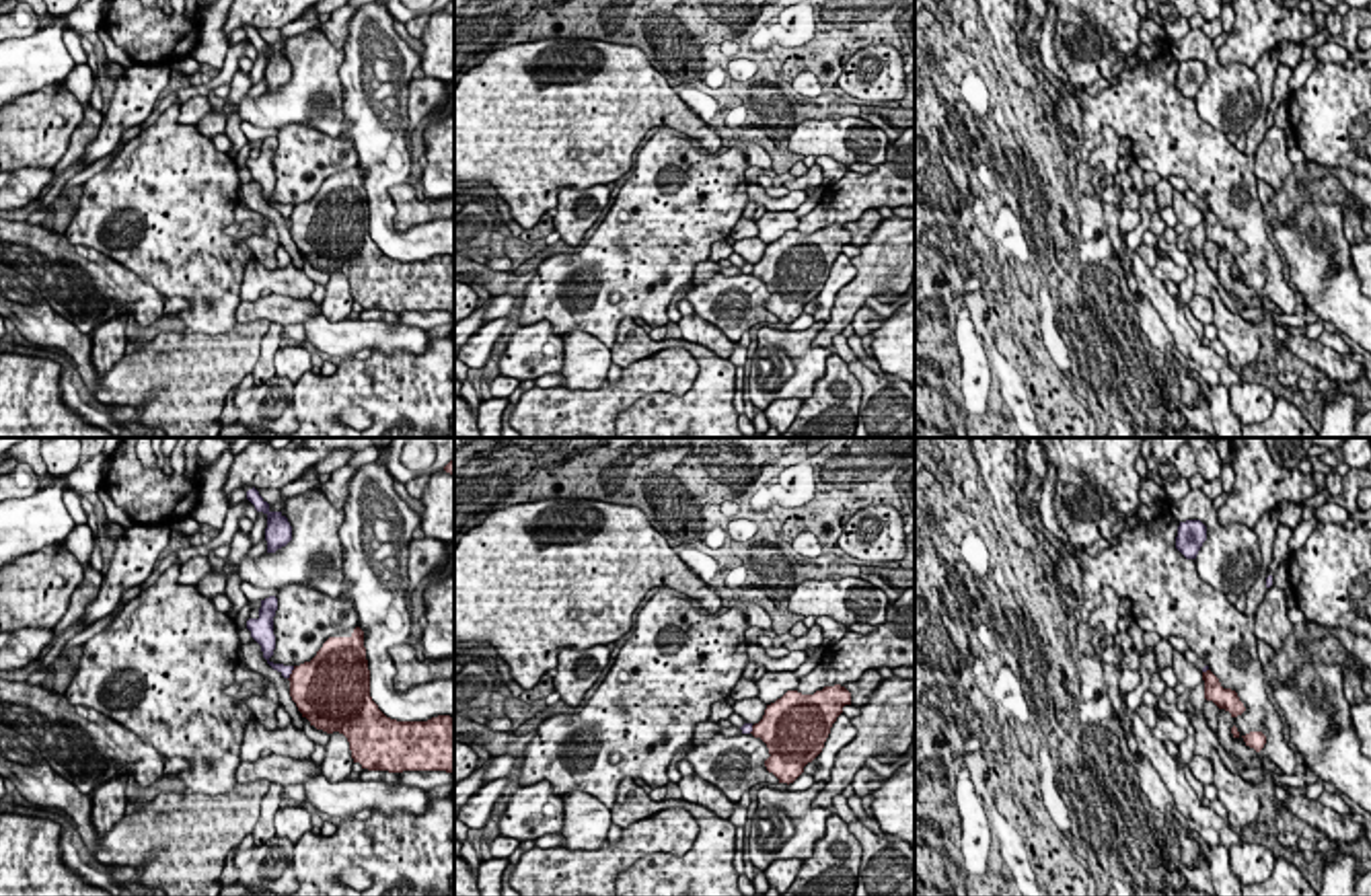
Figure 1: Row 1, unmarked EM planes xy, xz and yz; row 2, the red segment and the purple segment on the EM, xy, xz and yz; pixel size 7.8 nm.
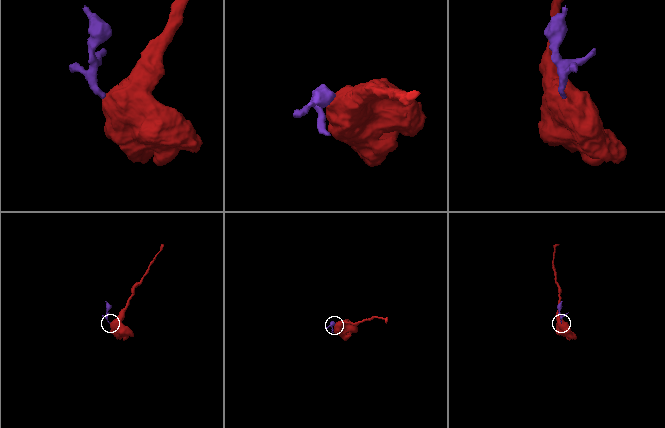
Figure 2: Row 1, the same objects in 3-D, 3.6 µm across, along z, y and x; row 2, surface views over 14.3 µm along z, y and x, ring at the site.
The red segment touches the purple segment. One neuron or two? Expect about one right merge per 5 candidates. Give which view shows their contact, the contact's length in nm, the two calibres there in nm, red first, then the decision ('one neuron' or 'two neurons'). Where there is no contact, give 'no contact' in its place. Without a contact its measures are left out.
meets red in xy; contact 120 nm long; 440 nm thick on the red side, 90 nm on the other; two neurons

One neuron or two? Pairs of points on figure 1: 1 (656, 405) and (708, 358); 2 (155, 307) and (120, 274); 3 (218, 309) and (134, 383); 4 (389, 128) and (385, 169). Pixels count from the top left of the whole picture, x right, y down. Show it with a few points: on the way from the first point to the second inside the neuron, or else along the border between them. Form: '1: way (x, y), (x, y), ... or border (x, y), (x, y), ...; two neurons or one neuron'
1: way (675, 405), (685, 405), (708, 383), (708, 377); one neuron
2: way (146, 303), (126, 282); one neuron
3: border (237, 323), (214, 333), (186, 331); two neurons
4: way (385, 138), (385, 159); one neuron

